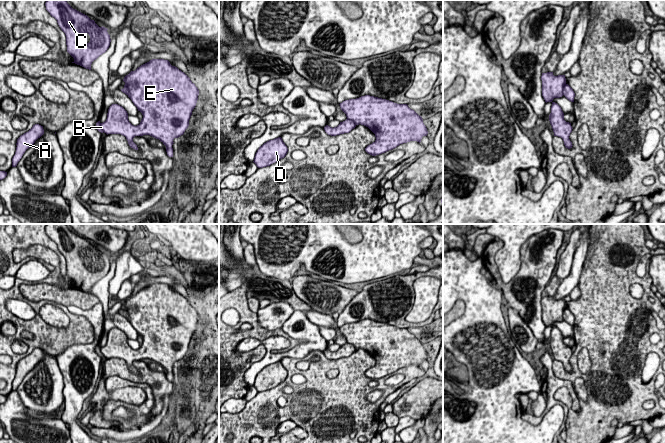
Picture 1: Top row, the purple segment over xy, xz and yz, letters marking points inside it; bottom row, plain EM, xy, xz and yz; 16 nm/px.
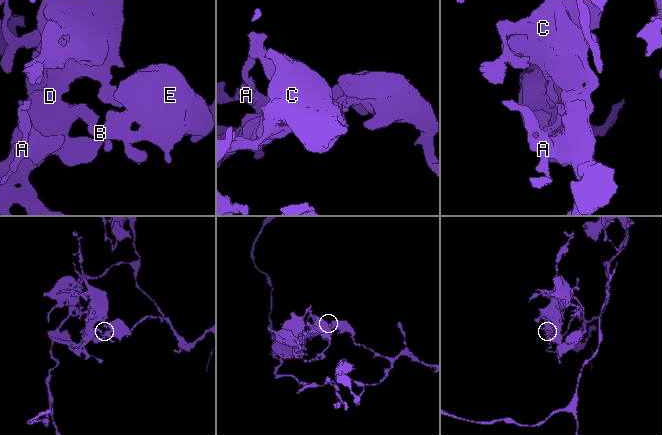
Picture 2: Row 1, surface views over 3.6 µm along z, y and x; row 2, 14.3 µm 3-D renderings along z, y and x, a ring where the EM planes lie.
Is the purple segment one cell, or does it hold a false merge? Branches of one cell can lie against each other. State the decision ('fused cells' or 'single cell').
single cell

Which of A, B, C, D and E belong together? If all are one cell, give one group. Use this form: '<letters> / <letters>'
A B C D E

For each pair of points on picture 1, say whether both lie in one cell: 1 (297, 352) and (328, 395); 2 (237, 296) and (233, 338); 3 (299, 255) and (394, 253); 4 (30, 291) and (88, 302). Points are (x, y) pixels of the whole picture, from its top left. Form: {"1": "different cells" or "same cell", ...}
{"1": "different cells", "2": "same cell", "3": "same cell", "4": "same cell"}

